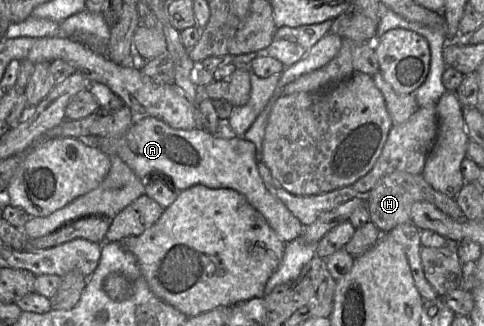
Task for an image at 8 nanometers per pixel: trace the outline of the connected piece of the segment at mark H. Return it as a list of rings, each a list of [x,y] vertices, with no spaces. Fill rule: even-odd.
[[[394,171],[384,176],[367,194],[367,208],[370,221],[383,233],[397,225],[411,223],[411,208],[414,203],[425,201],[453,219],[464,219],[462,210],[454,198],[449,197],[428,184],[422,174]]]

